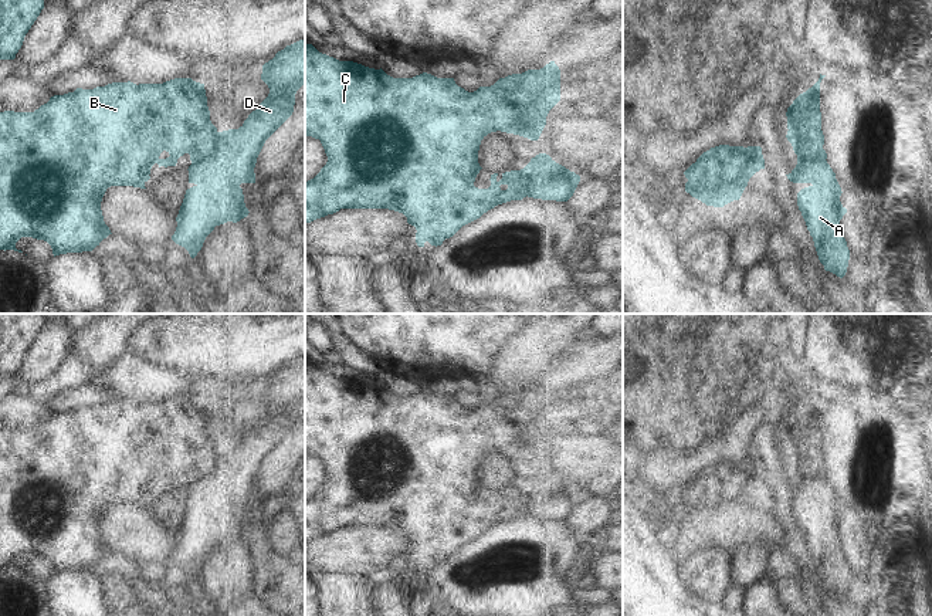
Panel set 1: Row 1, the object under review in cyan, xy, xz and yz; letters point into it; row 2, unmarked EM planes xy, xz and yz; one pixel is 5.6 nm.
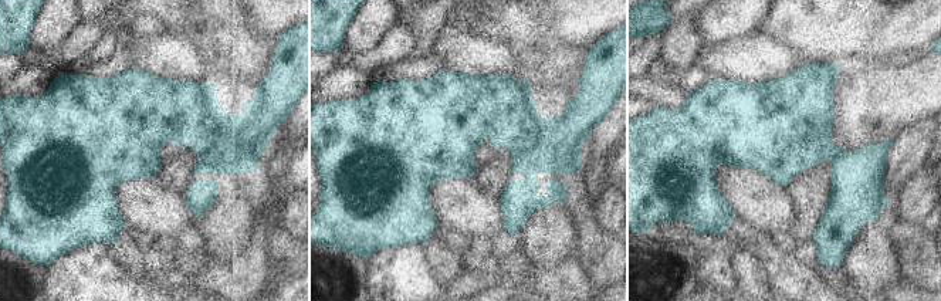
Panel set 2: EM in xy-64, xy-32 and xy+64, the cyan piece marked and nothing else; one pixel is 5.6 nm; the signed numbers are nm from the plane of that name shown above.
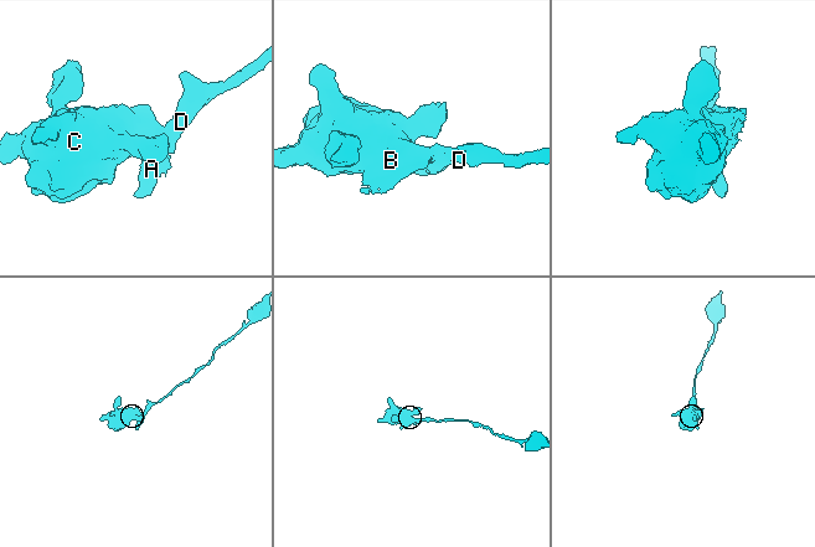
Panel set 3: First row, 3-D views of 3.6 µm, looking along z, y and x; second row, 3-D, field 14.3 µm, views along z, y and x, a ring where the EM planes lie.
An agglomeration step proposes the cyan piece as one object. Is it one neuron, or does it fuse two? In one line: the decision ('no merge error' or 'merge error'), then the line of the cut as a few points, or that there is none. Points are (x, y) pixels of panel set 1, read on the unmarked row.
merge error | xy (219, 450), (216, 464), (207, 473), (200, 473), (192, 480)

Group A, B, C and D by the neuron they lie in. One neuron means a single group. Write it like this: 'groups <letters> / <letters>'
groups A D / B C

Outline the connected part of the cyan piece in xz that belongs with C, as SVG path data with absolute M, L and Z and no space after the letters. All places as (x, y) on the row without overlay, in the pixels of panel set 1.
M305 362L305 453L319 457L328 474L326 483L305 500L305 542L333 532L340 527L389 527L403 531L414 544L416 561L441 563L462 544L479 537L498 522L526 515L526 500L521 488L491 493L491 504L478 507L475 495L481 458L491 450L506 450L538 458L549 429L560 419L560 387L550 379L540 387L528 387L499 396L491 405L468 410L454 396L437 396L423 390L413 396L393 396L353 379L339 379Z

